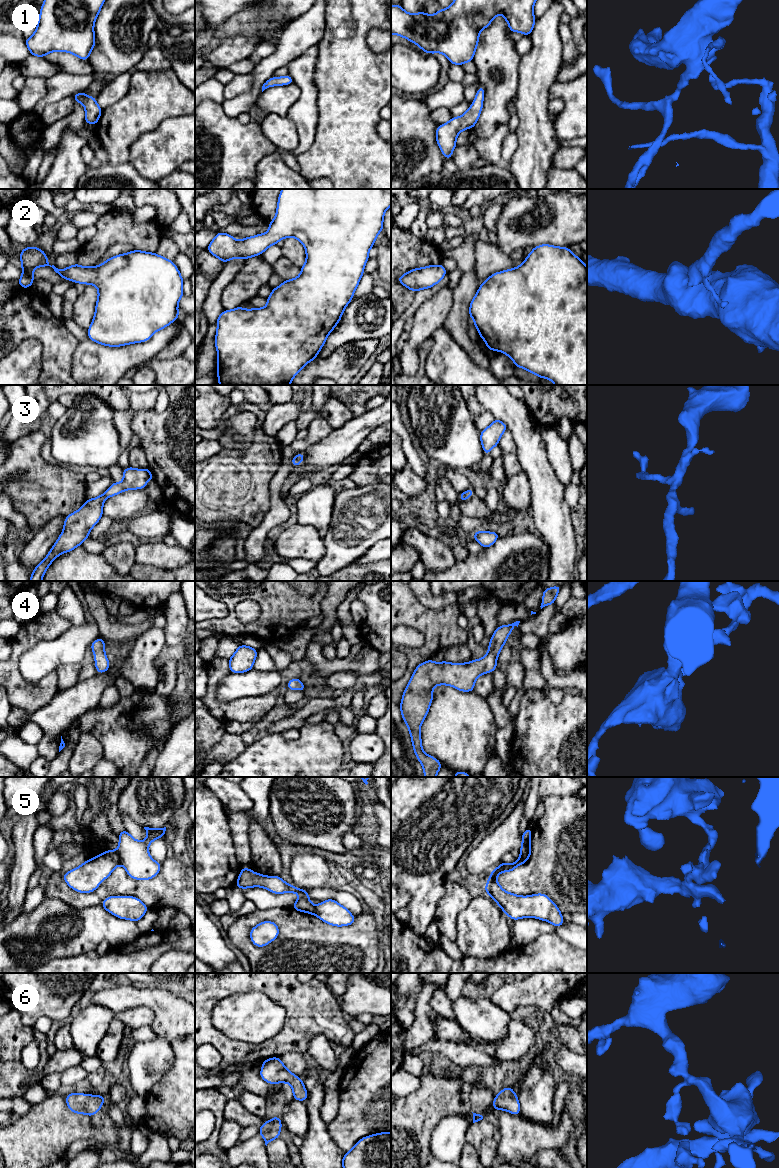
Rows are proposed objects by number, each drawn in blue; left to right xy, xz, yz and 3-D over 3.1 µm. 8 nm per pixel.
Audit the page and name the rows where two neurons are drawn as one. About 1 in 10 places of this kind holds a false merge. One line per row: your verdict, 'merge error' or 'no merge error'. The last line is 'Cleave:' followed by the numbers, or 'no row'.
1: no merge error
2: no merge error
3: no merge error
4: no merge error
5: merge error
6: no merge error
Cleave: 5

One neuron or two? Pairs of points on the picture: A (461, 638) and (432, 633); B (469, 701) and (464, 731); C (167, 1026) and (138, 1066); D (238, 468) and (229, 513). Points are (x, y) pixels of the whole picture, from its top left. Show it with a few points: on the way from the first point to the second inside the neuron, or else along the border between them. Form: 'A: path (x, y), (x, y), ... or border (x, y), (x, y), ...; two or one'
A: path (454, 633), (447, 626), (439, 626); one
B: path (468, 708), (464, 724); one
C: border (157, 1032), (171, 1042); two
D: path (237, 479), (229, 489), (229, 502); one

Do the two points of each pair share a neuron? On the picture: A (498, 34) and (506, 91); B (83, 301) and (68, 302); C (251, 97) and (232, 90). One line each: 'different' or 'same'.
A: same
B: different
C: different

